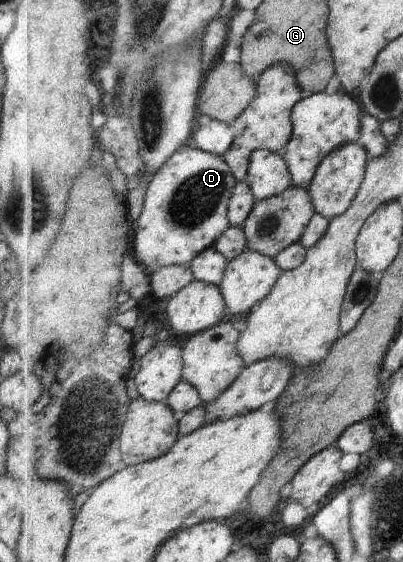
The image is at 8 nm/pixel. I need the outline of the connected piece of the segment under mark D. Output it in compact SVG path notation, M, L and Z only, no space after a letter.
M183 145L158 170L152 178L145 194L142 215L138 218L132 232L132 252L148 270L154 272L169 265L189 265L197 281L205 281L218 287L226 271L227 257L214 246L232 225L228 219L229 206L237 184L229 163L219 155L194 146Z

